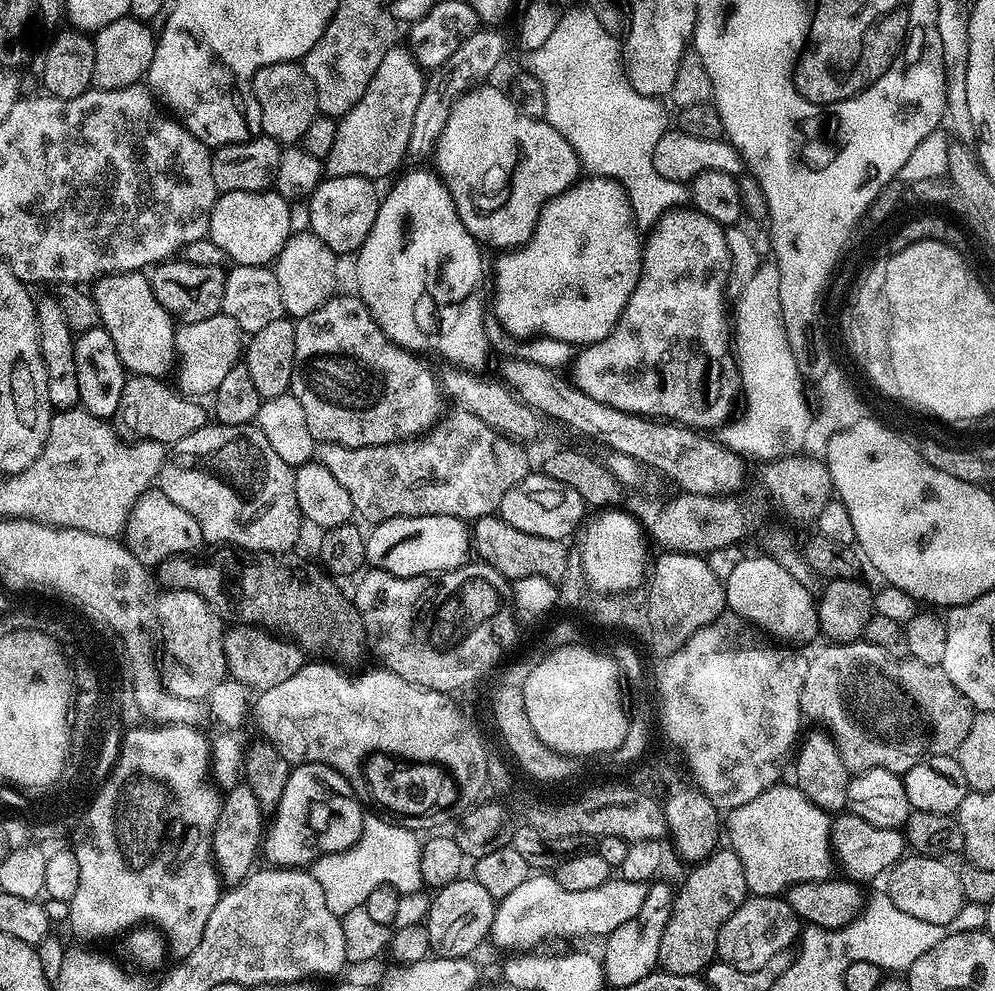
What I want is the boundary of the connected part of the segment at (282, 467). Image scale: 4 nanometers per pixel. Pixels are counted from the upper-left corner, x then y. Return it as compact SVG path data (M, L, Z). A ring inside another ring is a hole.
M209 422L202 430L186 434L182 442L167 449L158 477L158 490L166 494L174 506L182 506L182 510L194 514L209 545L243 548L246 552L288 554L300 540L302 525L298 494L294 494L295 477L293 465L282 462L282 458L274 454L270 442L266 442L266 434L262 434L255 423L230 426Z

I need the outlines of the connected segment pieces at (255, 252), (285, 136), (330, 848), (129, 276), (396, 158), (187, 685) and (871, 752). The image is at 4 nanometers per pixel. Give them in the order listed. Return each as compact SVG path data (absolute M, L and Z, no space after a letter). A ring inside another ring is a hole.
M274 190L221 192L212 207L207 239L213 240L233 265L271 265L294 231L292 212L288 208L291 208L289 201L280 199Z
M293 61L260 67L252 79L252 90L262 112L261 133L284 146L299 143L318 115L316 92L303 67Z
M297 764L291 769L286 790L282 793L281 801L270 822L270 829L262 842L263 855L268 855L276 866L308 866L320 856L329 856L332 852L345 852L362 834L365 809L354 790L348 784L348 779L338 774L334 769L324 764Z
M143 271L115 272L101 276L91 285L91 296L98 306L100 327L114 338L118 358L129 373L138 376L167 377L173 371L176 360L177 325L170 315L154 298L152 281Z
M407 47L389 50L378 70L374 70L366 94L362 94L360 101L345 116L339 117L334 144L322 160L325 173L328 176L361 176L380 182L406 160L410 130L414 126L418 101L422 99L425 79L425 73Z
M173 588L164 590L156 598L156 622L164 625L165 644L168 646L165 656L165 671L167 672L168 684L171 685L172 693L178 698L186 698L197 702L204 702L209 699L211 691L218 682L222 682L226 677L228 667L226 666L226 656L224 654L224 634L226 624L220 621L220 616L213 605L208 604L190 590Z
M867 642L829 643L824 647L828 648L809 659L806 682L802 686L800 714L807 719L809 716L814 723L825 728L823 731L840 749L842 762L853 773L885 768L903 774L920 760L929 756L952 756L956 748L962 746L962 738L966 738L970 730L974 709L958 686L946 678L943 667L923 664L911 658L901 662Z

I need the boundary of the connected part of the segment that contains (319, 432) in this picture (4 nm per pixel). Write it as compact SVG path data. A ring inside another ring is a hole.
M333 295L314 314L306 314L295 321L294 374L291 393L306 413L306 426L318 442L341 444L347 448L392 444L426 432L442 414L440 409L441 385L436 385L432 372L421 357L400 348L374 322L370 310L359 295Z

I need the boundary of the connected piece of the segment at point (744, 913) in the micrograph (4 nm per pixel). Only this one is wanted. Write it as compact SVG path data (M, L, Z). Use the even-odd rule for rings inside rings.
M753 896L726 918L718 934L716 954L721 964L734 966L734 970L753 972L761 968L774 954L789 950L797 943L802 932L802 921L794 914L787 899L780 896Z

